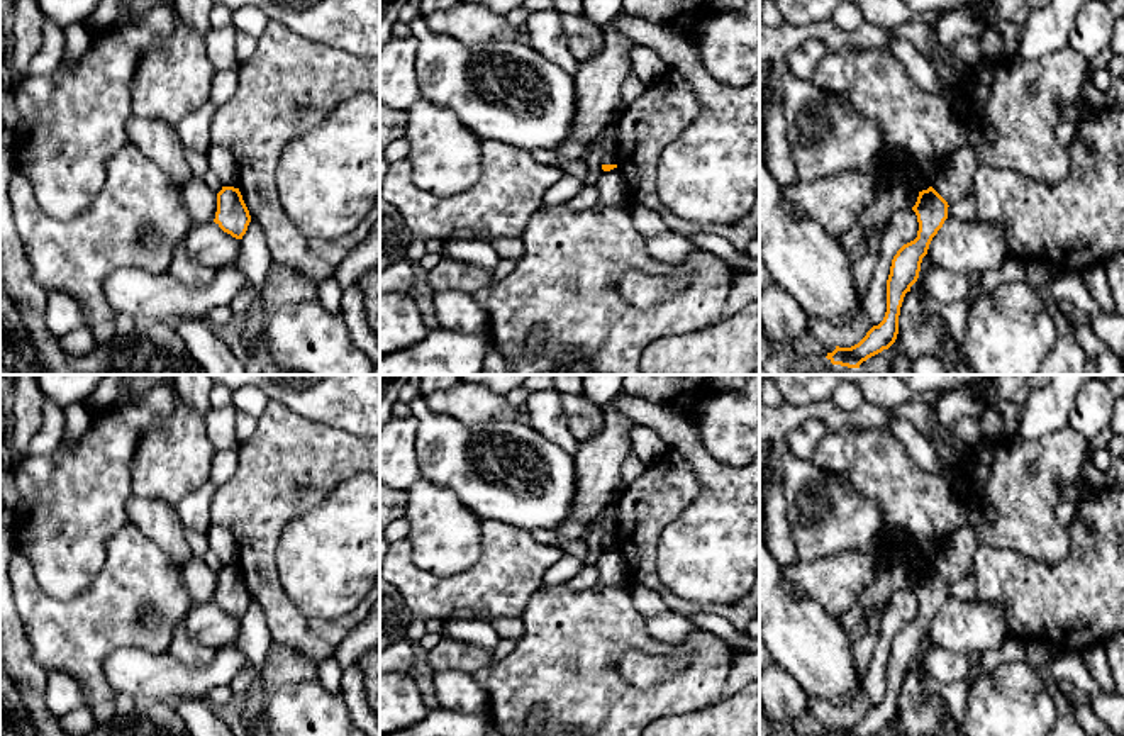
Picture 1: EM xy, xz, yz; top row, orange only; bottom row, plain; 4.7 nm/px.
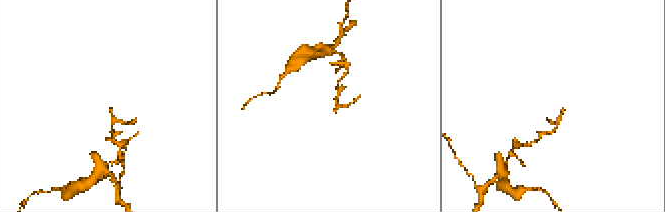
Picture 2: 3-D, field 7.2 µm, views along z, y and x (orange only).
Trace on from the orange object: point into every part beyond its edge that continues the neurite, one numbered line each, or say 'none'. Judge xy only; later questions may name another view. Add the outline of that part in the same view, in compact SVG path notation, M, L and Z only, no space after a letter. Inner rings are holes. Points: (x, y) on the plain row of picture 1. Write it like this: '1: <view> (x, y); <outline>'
none

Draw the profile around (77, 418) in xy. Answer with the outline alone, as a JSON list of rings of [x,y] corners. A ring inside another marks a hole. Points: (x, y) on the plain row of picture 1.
[[[85,402],[71,404],[64,409],[64,427],[59,444],[73,444],[90,427],[90,412]]]

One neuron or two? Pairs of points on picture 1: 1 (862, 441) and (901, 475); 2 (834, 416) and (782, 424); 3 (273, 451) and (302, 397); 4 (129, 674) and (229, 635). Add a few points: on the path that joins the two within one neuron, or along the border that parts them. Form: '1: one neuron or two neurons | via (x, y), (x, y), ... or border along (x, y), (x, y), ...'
1: one neuron | via (872, 451), (890, 470)
2: one neuron | via (821, 412), (795, 416)
3: two neurons | border along (270, 399), (312, 421), (331, 426)
4: two neurons | border along (234, 643), (222, 645), (217, 650)

